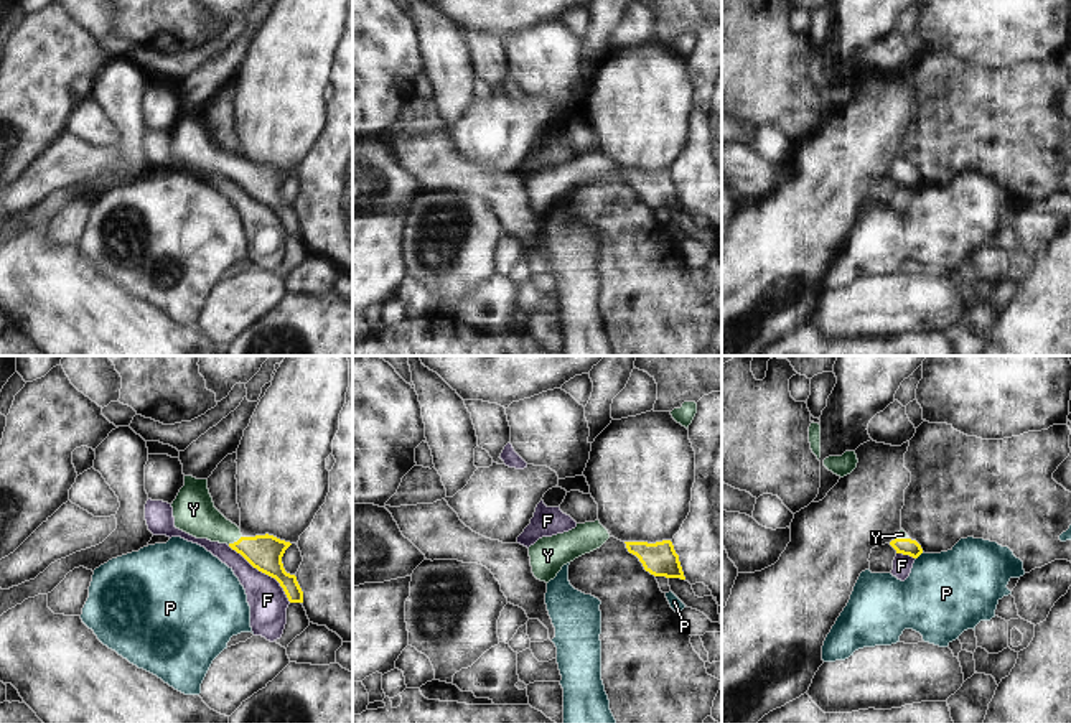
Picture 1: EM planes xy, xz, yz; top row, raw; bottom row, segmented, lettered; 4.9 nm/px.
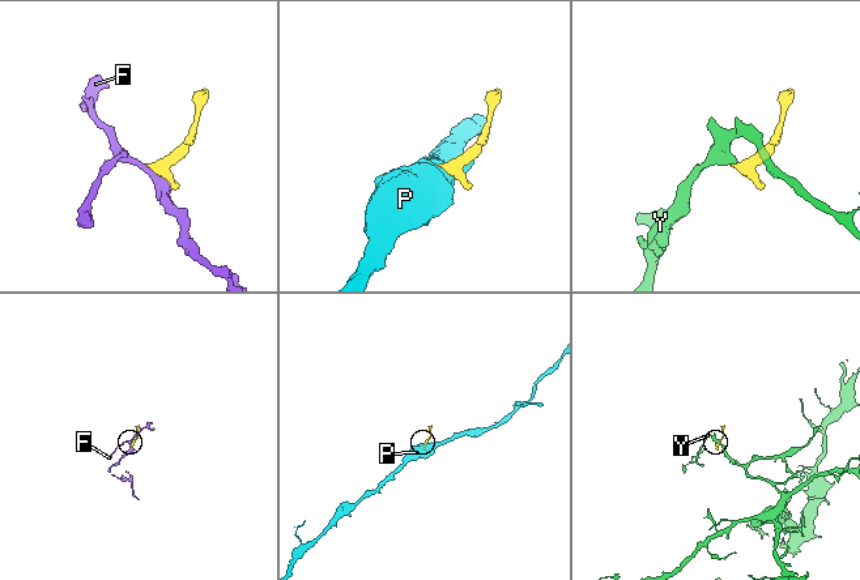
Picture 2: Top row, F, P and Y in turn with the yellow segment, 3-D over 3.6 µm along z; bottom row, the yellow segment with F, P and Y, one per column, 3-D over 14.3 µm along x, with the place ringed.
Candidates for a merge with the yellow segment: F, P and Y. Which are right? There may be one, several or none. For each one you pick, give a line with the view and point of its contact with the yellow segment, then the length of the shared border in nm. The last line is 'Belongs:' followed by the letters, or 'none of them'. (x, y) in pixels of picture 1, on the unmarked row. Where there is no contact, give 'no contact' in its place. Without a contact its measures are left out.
Y: xy (234, 173) | 80 nm
Belongs: Y

